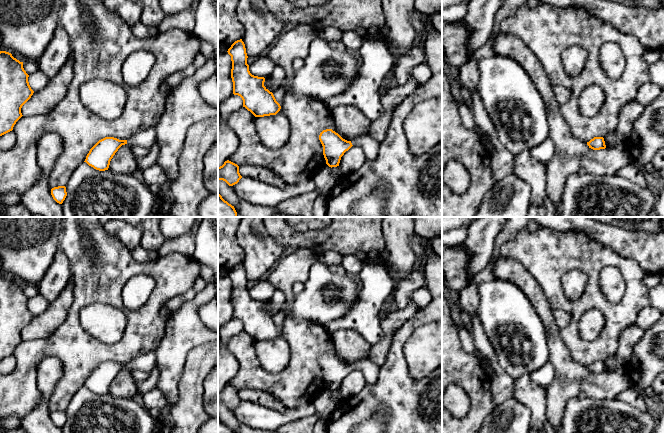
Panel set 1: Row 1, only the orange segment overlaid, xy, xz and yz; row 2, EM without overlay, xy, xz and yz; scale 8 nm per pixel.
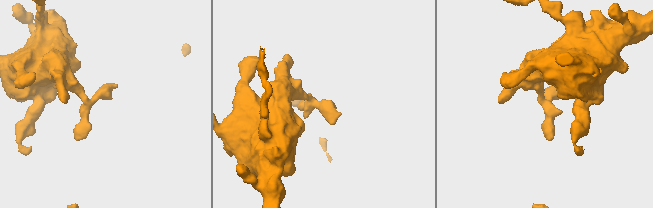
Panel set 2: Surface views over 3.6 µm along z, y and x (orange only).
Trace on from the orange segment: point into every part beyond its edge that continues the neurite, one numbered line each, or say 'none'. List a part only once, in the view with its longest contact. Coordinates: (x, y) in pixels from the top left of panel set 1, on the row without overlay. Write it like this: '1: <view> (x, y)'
1: xz (369, 369)

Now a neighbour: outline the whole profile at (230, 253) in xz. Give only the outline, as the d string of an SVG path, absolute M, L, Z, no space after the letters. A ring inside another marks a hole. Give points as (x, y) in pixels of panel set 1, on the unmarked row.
M218 217L218 277L227 276L245 258L245 252L237 240L237 229L242 218Z

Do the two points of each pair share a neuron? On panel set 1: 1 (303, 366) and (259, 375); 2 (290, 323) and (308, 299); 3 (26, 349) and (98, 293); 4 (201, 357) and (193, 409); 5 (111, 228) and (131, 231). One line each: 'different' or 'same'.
1: same
2: different
3: same
4: same
5: same

